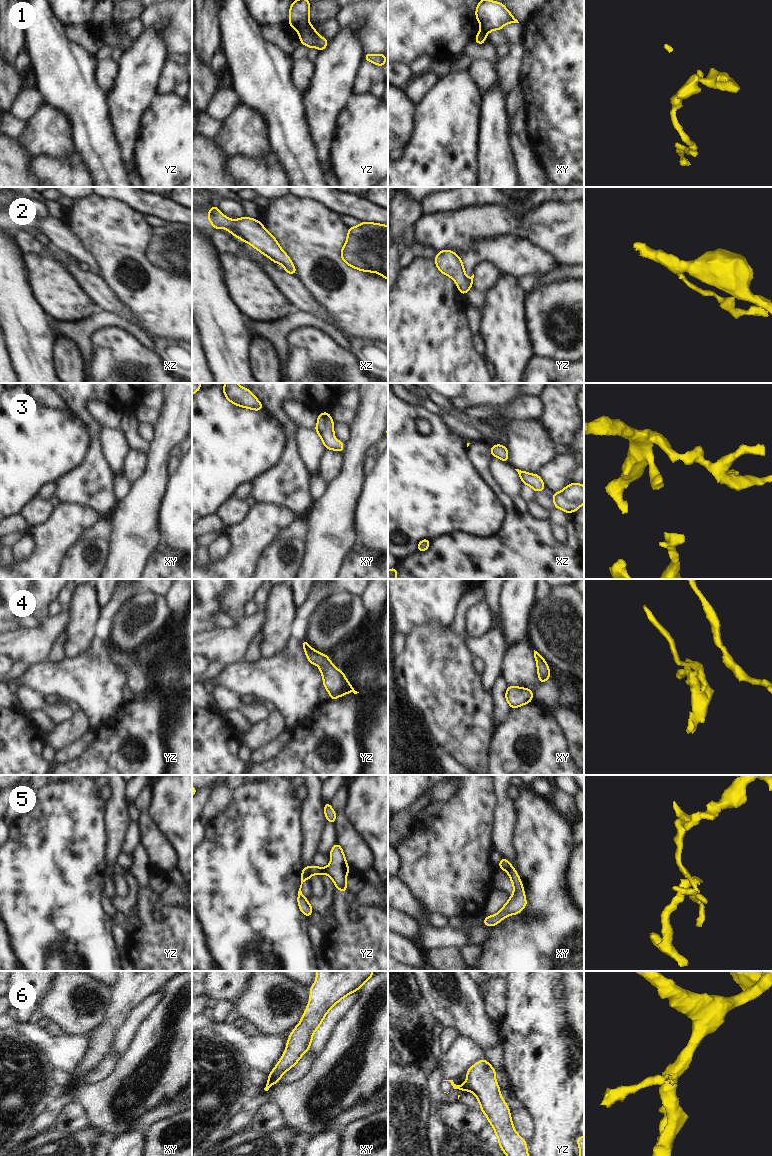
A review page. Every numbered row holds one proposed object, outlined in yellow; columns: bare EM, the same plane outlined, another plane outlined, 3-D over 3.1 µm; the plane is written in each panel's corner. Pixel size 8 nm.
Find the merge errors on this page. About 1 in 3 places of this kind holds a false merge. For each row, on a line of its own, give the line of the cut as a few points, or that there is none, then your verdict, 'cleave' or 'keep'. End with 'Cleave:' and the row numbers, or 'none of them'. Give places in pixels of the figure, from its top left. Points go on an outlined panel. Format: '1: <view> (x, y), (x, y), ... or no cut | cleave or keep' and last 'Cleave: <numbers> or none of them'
1: yz (308, 24), (299, 32) | cleave
2: no cut | keep
3: no cut | keep
4: no cut | keep
5: yz (309, 867), (311, 874) | cleave
6: yz (462, 1087), (463, 1089) | cleave
Cleave: 1, 5, 6

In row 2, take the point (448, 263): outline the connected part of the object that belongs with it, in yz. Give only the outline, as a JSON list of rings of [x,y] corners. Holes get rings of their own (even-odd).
[[[446,249],[440,251],[434,258],[438,270],[449,277],[451,277],[460,293],[464,296],[473,286],[474,274],[468,278],[465,275],[465,269],[461,258],[453,251]]]

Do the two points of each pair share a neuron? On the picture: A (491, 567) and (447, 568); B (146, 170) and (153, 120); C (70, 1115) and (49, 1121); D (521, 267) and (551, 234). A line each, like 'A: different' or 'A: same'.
A: same
B: same
C: different
D: different

